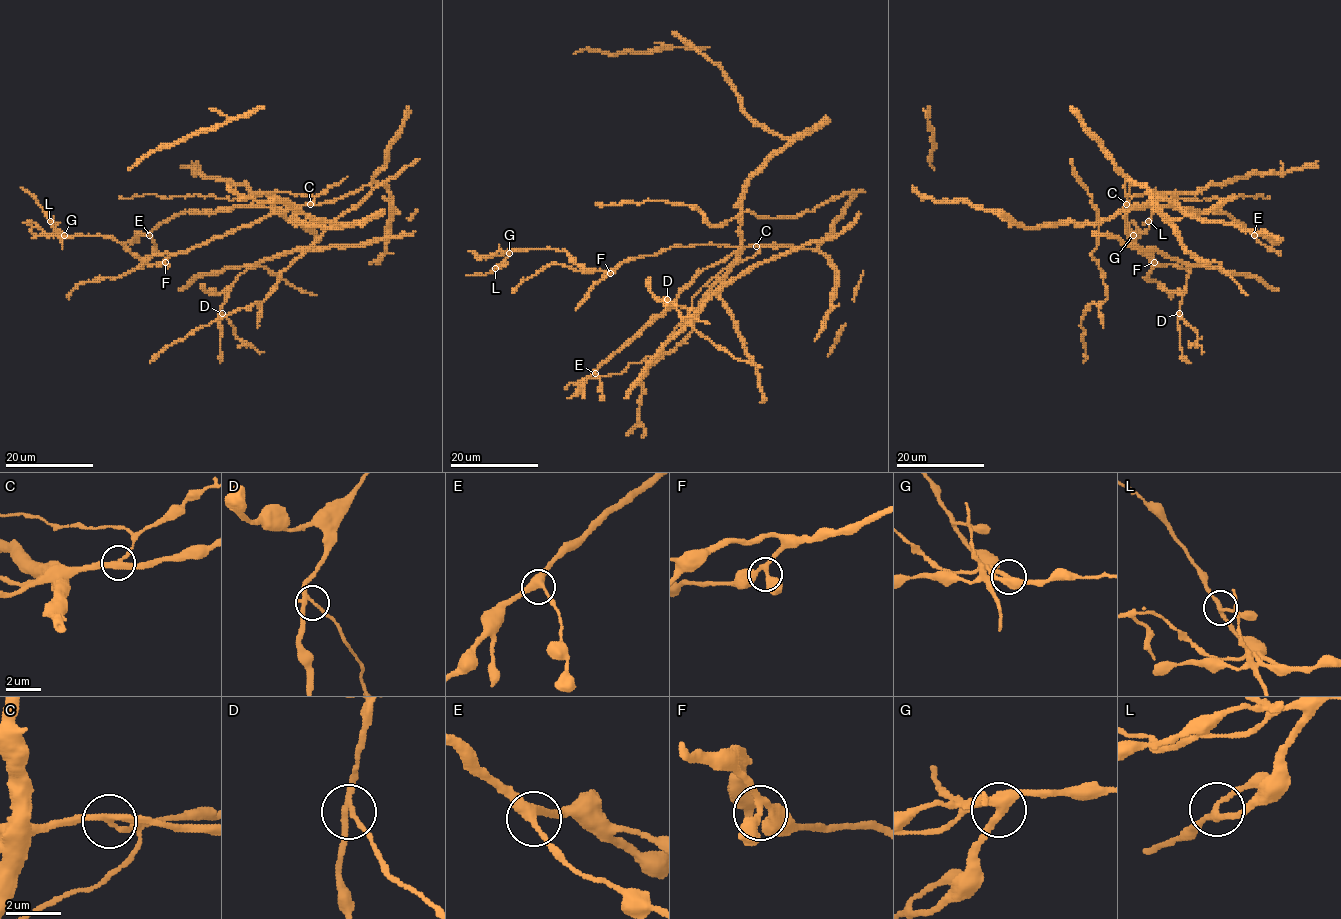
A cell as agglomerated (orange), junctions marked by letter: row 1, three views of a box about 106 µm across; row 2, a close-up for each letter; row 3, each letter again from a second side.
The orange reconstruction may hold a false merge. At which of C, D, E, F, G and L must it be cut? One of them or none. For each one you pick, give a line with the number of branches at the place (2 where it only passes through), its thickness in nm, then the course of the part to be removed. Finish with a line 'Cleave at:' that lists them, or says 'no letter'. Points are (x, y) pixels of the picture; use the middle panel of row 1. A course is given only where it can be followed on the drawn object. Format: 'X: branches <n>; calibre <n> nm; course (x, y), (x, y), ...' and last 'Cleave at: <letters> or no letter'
C: branches 3; calibre 240 nm; course (756, 246), (754, 256), (701, 288), (657, 353), (621, 373), (565, 389)
Cleave at: C

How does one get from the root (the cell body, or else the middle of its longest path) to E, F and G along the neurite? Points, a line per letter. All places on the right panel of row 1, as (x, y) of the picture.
E: (1127, 211), (1129, 208), (1145, 207), (1223, 211), (1254, 235)
F: (1127, 211), (1127, 232), (1139, 249), (1154, 262)
G: (1127, 211), (1127, 232), (1139, 249), (1150, 253), (1151, 258), (1131, 242), (1129, 235), (1133, 235)

